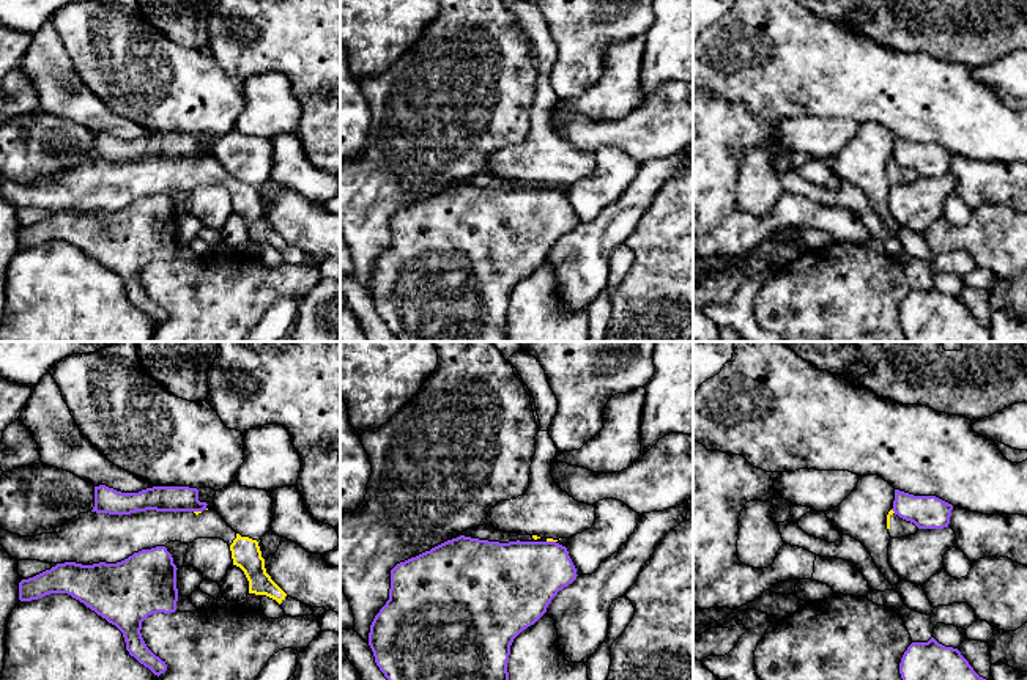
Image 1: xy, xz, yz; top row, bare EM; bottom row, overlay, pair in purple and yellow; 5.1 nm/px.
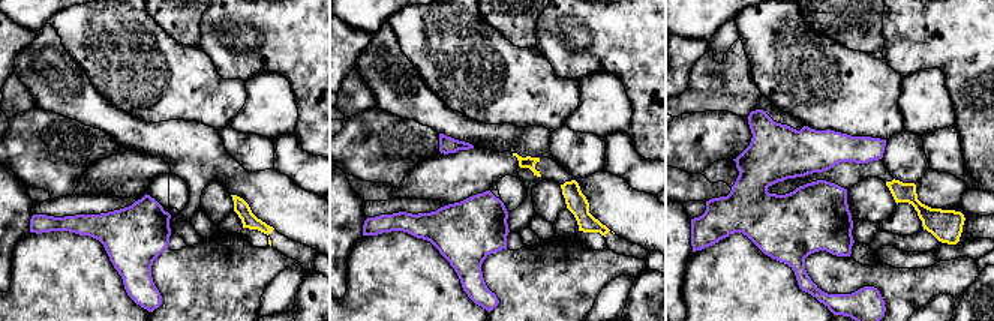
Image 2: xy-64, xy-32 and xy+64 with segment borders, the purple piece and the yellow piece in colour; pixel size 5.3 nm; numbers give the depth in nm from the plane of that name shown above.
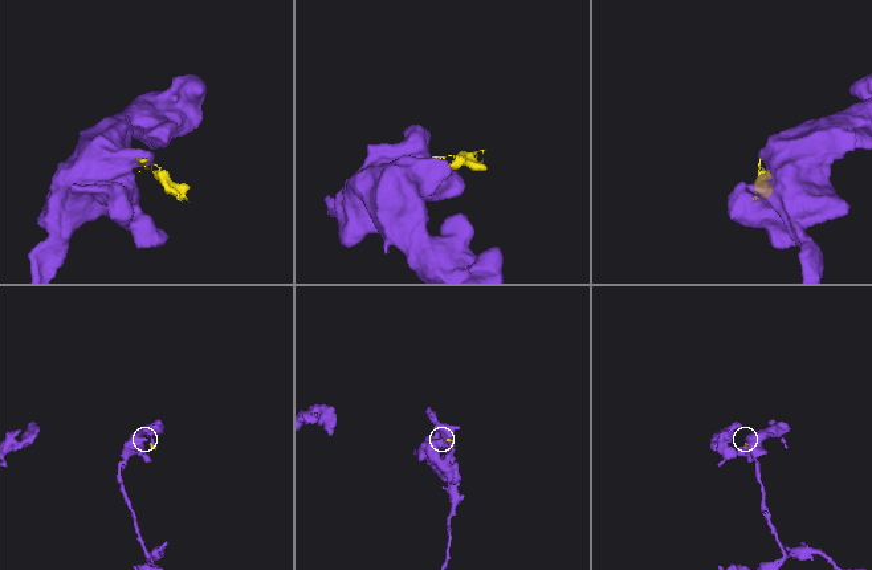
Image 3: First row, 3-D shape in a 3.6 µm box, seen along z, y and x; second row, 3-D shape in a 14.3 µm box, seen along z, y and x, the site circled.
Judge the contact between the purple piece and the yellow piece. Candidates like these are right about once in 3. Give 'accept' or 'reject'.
reject

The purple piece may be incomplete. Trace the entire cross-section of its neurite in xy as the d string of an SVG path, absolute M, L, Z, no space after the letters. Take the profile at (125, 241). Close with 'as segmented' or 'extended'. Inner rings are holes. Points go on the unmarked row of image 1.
M165 194L142 197L117 211L82 212L76 209L57 211L33 225L19 230L19 247L32 249L50 241L68 241L83 250L98 263L115 272L124 285L126 298L154 323L167 318L165 309L156 304L142 285L142 269L158 260L170 261L176 258L176 212Z; as segmented

